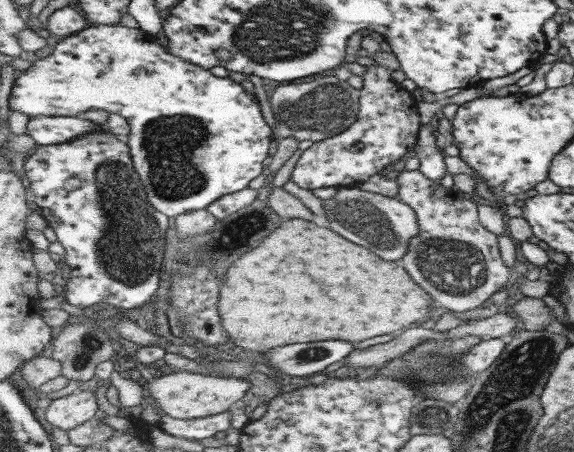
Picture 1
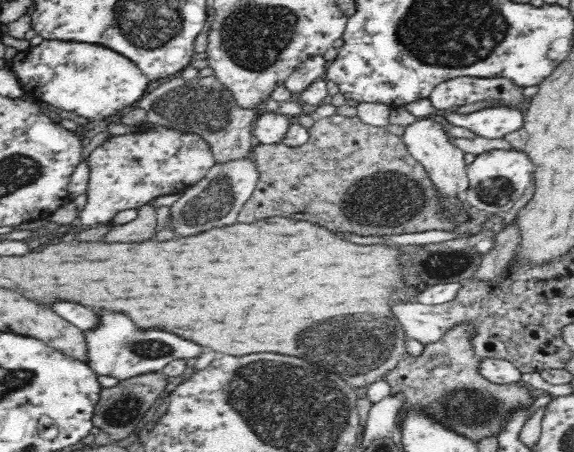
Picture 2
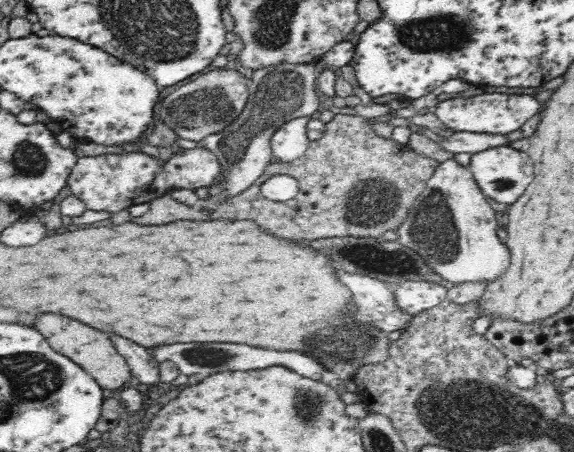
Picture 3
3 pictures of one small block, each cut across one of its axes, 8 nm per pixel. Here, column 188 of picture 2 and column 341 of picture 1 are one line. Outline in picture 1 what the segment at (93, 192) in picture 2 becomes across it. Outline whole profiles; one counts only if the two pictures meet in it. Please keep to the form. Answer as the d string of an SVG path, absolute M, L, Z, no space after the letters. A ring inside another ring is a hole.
M378 63L366 68L362 80L358 119L345 132L318 141L302 152L291 175L299 187L315 190L361 185L391 162L403 158L418 143L421 116L418 101L411 91L394 82L391 71Z

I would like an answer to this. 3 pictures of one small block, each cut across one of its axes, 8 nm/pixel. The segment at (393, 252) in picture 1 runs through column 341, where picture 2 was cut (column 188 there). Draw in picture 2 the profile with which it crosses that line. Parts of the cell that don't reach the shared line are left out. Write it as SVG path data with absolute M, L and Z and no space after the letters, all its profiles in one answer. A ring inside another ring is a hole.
M251 152L245 153L242 157L216 161L214 166L208 169L202 180L188 187L180 194L181 197L172 204L168 226L170 226L170 222L174 222L176 224L174 230L178 234L192 236L192 234L208 230L208 228L220 228L220 226L234 224L238 212L252 196L258 177L259 170Z

